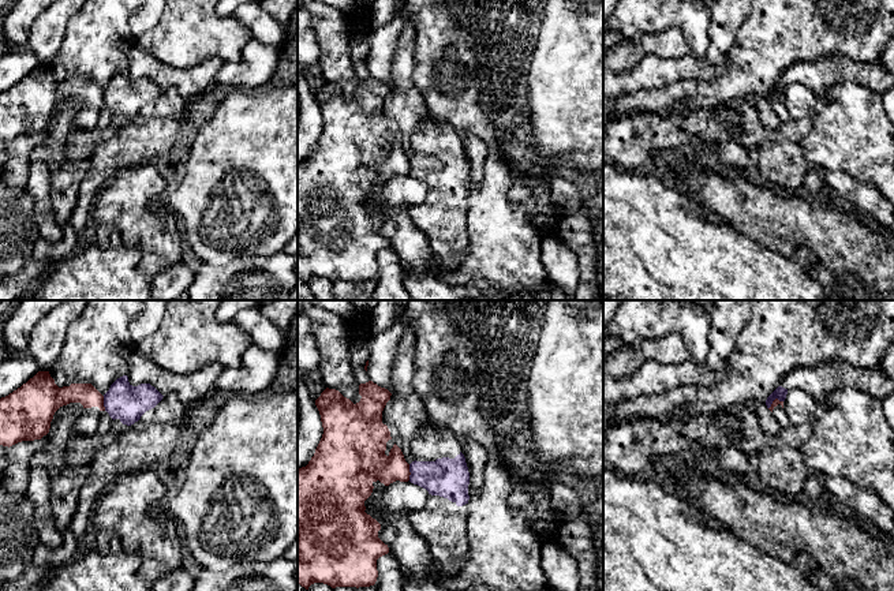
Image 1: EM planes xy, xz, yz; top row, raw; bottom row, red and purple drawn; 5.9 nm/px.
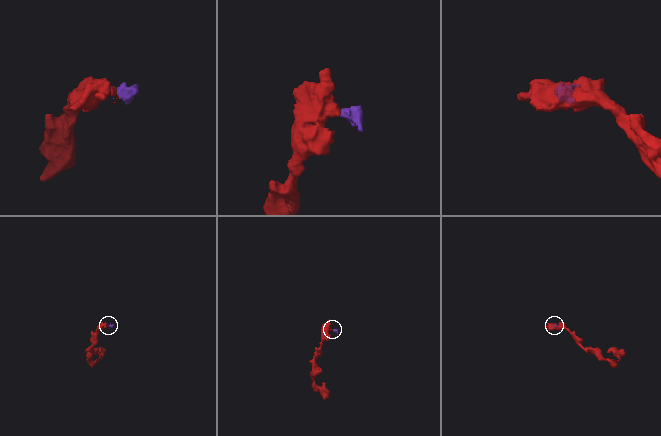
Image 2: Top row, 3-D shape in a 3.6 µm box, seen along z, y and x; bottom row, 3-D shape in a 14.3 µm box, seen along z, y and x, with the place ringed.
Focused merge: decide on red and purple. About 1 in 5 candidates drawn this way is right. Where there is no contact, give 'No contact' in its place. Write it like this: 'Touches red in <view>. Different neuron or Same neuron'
Touches red in xz. Different neuron

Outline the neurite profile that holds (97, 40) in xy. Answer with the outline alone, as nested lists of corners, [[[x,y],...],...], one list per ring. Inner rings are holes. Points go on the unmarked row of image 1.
[[[86,0],[82,10],[70,19],[61,46],[49,64],[55,78],[63,82],[75,75],[87,75],[104,90],[117,72],[128,68],[128,53],[135,45],[128,22],[142,3],[143,0]]]

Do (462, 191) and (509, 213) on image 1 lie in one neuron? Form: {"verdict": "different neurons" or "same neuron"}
{"verdict": "different neurons"}

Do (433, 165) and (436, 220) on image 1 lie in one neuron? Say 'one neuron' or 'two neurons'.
one neuron

